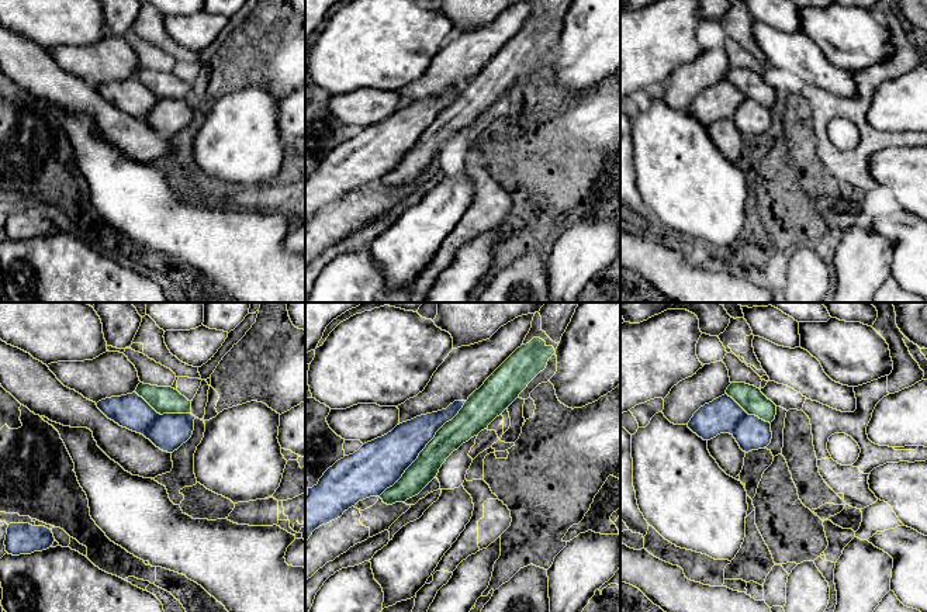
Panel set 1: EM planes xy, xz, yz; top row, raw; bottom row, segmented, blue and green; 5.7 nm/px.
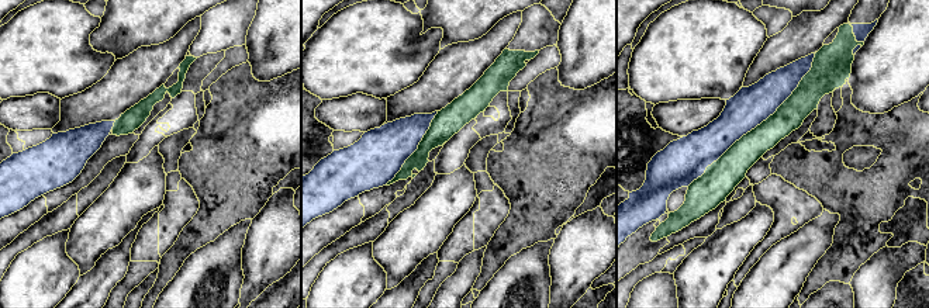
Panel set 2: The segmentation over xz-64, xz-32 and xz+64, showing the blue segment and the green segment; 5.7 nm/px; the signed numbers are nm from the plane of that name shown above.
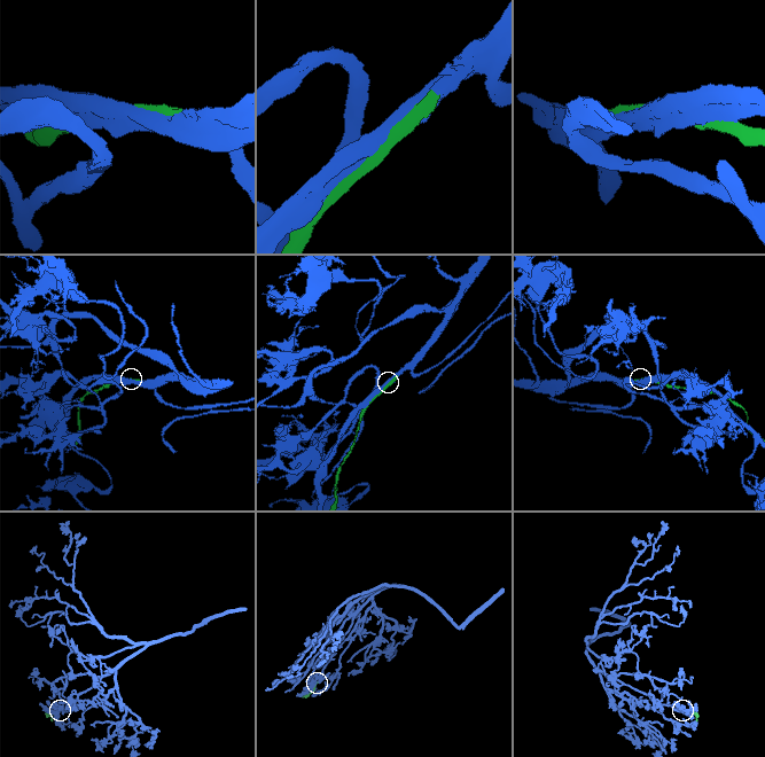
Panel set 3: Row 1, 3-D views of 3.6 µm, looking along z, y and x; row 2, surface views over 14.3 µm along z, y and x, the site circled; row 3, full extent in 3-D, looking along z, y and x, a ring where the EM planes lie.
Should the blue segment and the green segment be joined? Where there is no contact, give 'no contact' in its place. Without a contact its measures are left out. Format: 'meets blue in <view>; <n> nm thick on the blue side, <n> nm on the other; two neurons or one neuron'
meets blue in xz; 260 nm thick on the blue side, 160 nm on the other; one neuron

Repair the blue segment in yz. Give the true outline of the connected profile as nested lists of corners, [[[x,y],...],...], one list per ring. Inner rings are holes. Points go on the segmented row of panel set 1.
[[[731,383],[726,394],[701,407],[688,428],[703,440],[730,433],[746,453],[771,443],[776,405],[760,388]]]

